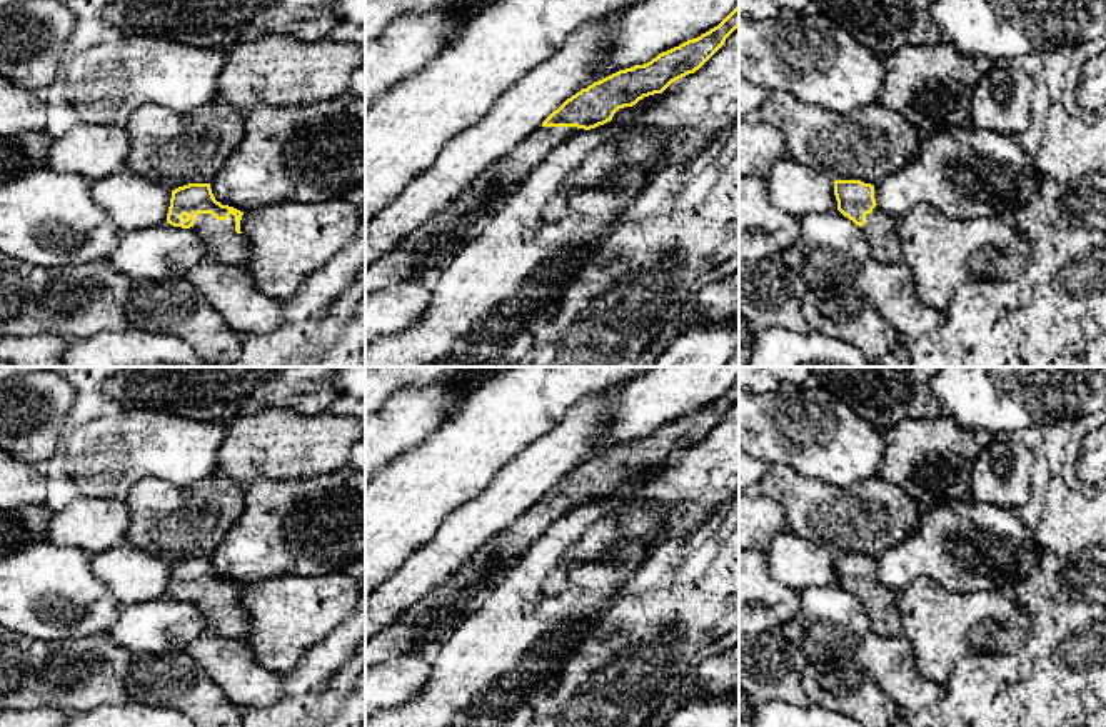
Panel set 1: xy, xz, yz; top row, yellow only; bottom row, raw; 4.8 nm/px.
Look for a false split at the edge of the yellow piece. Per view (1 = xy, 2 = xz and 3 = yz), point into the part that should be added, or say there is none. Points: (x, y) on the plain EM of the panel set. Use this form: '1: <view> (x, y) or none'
1: xy (224, 617)
2: xz (511, 544)
3: yz (879, 602)

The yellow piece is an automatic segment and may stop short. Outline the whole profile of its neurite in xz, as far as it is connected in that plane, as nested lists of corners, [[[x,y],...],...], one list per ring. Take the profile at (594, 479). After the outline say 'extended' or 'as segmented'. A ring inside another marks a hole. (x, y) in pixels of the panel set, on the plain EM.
[[[739,380],[701,410],[662,425],[644,439],[619,444],[567,472],[509,529],[489,540],[485,550],[492,560],[490,574],[519,560],[571,510],[611,495],[619,482],[662,467],[672,455],[699,444],[737,400]]]; extended

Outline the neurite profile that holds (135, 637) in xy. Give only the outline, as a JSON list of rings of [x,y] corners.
[[[162,597],[120,605],[117,620],[105,635],[130,654],[182,654],[189,642],[207,632],[209,622],[199,607]]]

